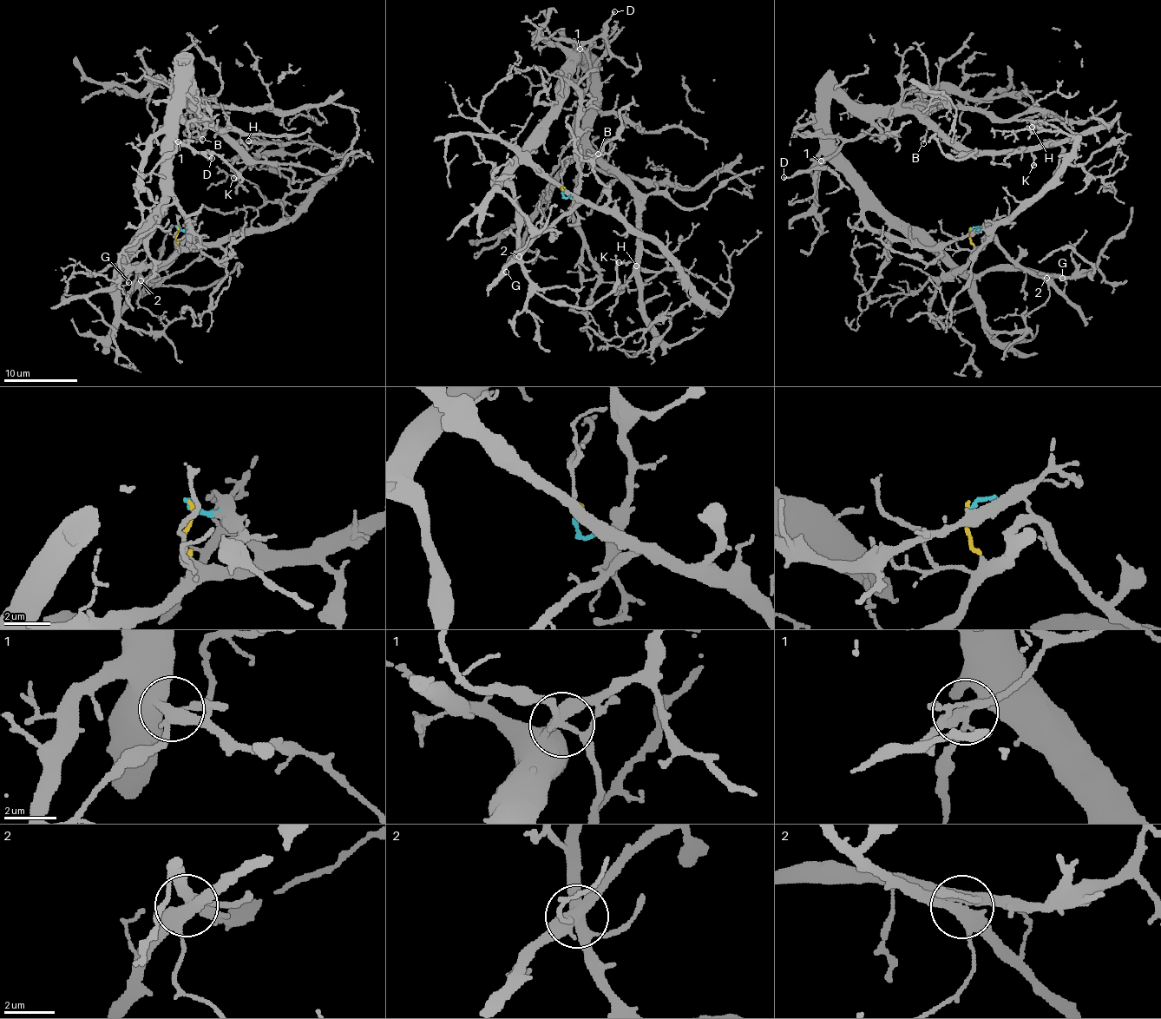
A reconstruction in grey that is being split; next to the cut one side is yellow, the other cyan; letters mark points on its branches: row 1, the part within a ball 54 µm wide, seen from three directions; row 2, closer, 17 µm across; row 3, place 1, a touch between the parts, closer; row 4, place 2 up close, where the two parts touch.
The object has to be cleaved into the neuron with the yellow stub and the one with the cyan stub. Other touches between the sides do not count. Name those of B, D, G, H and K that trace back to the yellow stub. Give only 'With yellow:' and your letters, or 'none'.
With yellow: G, H

